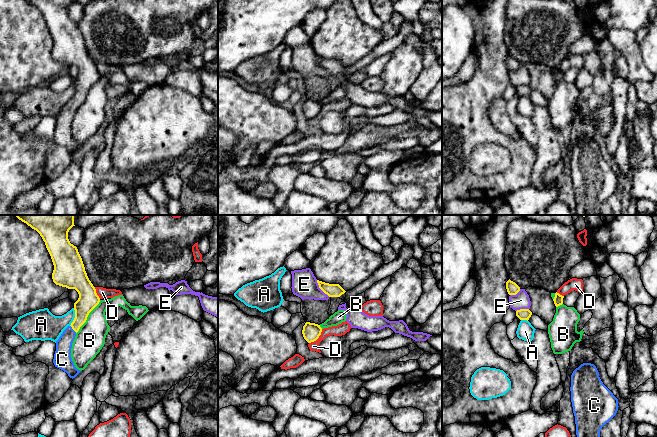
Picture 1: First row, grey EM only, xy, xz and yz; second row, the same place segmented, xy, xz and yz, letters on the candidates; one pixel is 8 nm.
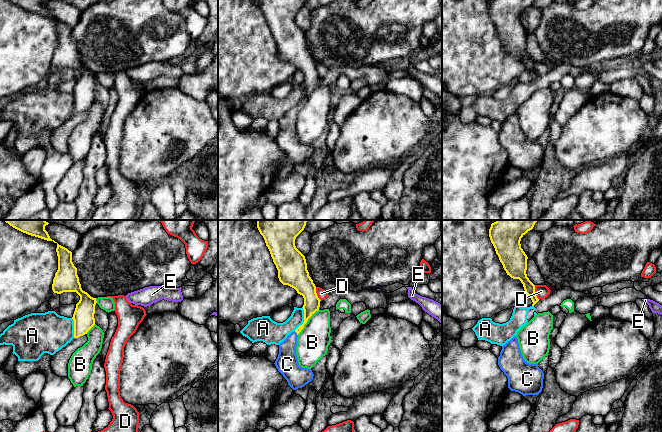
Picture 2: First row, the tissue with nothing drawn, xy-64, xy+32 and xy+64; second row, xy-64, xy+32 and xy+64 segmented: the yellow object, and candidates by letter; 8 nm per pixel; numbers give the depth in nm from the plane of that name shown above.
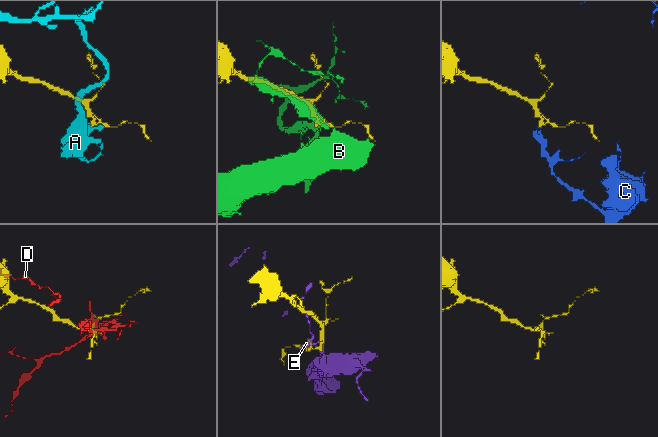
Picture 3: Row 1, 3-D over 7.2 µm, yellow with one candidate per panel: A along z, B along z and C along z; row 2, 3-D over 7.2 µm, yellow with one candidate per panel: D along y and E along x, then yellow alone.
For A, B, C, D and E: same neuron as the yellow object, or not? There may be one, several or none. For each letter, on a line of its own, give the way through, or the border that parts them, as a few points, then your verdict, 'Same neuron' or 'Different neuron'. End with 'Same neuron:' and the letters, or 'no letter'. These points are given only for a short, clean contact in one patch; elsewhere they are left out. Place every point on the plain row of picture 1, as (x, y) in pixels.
A: Different neuron
B: Boundary: xy (100, 76), (76, 109). Different neuron
C: Path across: xy (86, 78), (73, 105), (63, 121), (62, 134). Same neuron
D: Different neuron
E: Boundary: xz (316, 56), (319, 63), (329, 72). Different neuron
Same neuron: C

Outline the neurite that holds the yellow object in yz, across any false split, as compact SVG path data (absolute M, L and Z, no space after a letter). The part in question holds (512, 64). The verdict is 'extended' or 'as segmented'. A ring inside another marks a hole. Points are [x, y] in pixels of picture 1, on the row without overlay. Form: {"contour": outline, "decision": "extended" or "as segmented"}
{"contour": "M510 55L506 58L506 65L509 71L516 71L520 67L520 63Z", "decision": "as segmented"}

